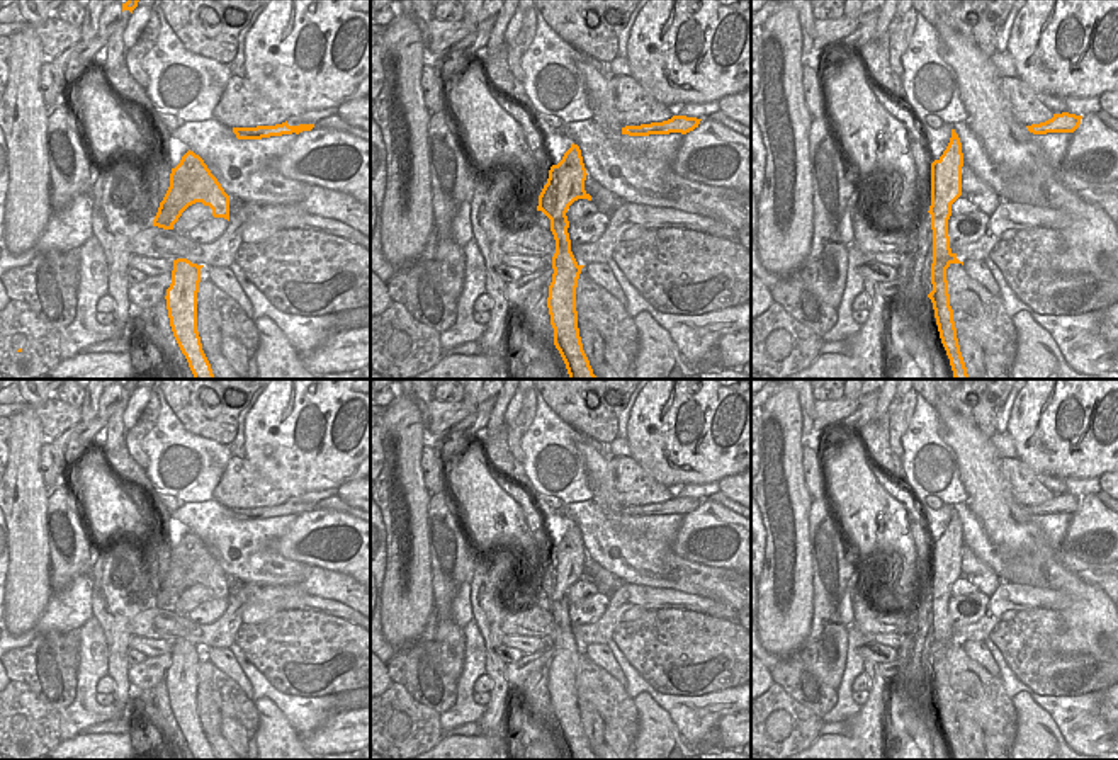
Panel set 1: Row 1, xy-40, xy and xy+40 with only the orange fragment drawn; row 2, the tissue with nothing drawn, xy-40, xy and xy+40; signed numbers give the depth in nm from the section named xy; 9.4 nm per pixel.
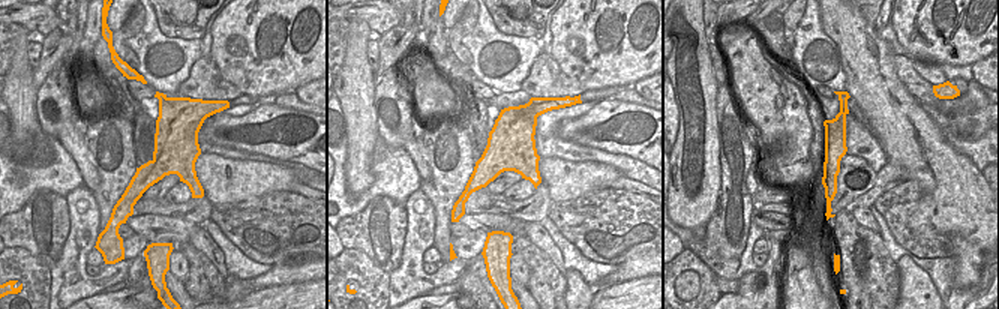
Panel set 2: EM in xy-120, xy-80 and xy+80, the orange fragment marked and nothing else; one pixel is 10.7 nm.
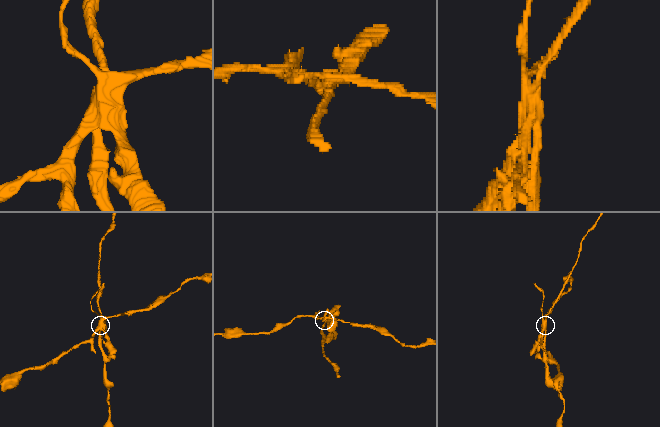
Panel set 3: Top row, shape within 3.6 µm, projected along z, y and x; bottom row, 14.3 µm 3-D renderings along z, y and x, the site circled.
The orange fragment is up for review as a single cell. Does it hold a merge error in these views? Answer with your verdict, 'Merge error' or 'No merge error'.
Merge error.

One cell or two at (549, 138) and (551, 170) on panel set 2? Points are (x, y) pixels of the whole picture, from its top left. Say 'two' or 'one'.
two

